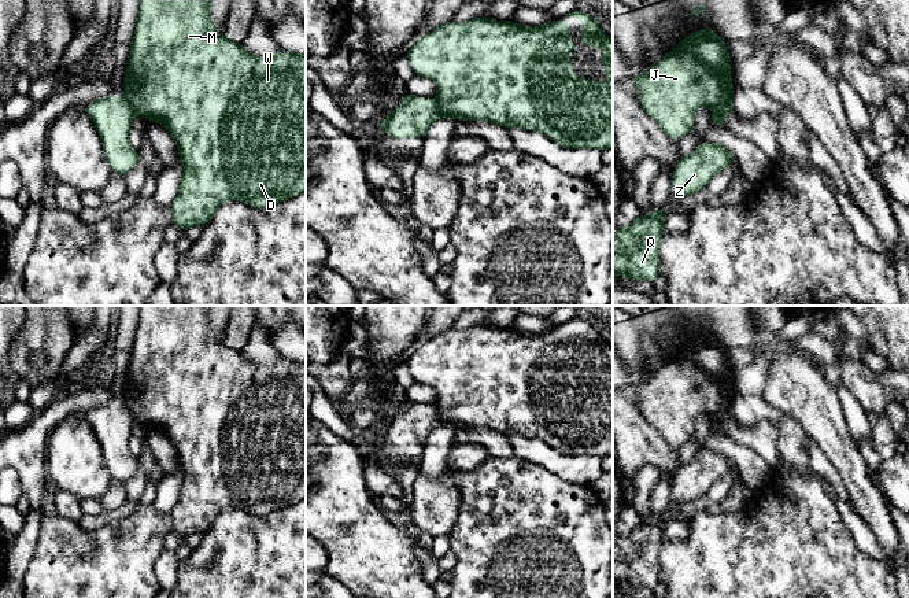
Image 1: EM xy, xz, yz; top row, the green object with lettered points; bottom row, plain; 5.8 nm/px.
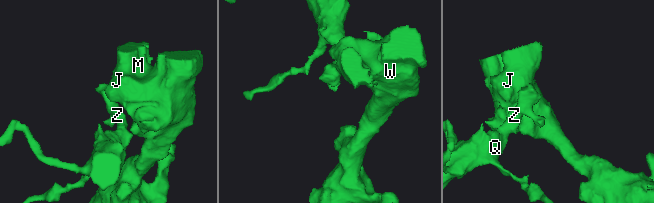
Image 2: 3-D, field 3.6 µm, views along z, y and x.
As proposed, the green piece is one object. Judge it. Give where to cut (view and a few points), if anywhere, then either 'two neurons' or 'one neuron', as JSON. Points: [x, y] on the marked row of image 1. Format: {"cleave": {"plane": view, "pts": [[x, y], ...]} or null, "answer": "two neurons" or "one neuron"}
{"cleave": {"plane": "xz", "pts": [[435, 100], [442, 115]]}, "answer": "two neurons"}

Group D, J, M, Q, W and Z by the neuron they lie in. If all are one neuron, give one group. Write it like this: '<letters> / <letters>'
D J M W / Q Z

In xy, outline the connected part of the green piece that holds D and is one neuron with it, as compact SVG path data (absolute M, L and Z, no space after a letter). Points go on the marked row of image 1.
M140 0L136 33L130 43L130 58L123 82L123 92L134 112L151 123L165 126L178 148L178 158L184 165L180 192L170 206L173 224L185 230L193 225L204 228L217 213L218 207L230 199L243 202L254 208L266 208L271 204L289 200L306 192L306 53L280 51L273 56L256 58L241 44L223 38L214 27L210 0Z

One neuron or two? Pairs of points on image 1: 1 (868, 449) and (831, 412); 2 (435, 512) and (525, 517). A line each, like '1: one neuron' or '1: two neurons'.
1: two neurons
2: two neurons

